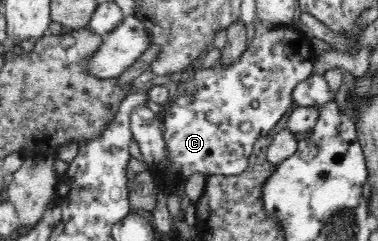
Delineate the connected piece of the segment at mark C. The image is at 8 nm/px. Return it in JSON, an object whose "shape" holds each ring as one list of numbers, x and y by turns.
{"shape":[[255,23,256,36,237,60,229,64,216,61,213,66,204,66,204,58,198,58,189,65,193,90,175,98,173,104,162,111,163,141,165,141,164,162,167,170,151,170,152,177,159,185,166,186,168,195,178,184,186,183,193,174,233,176,247,170,250,156,257,139,267,137,269,132,283,119,291,106,290,92,296,84,310,78,316,60,310,48,309,38,291,26,265,28]]}

